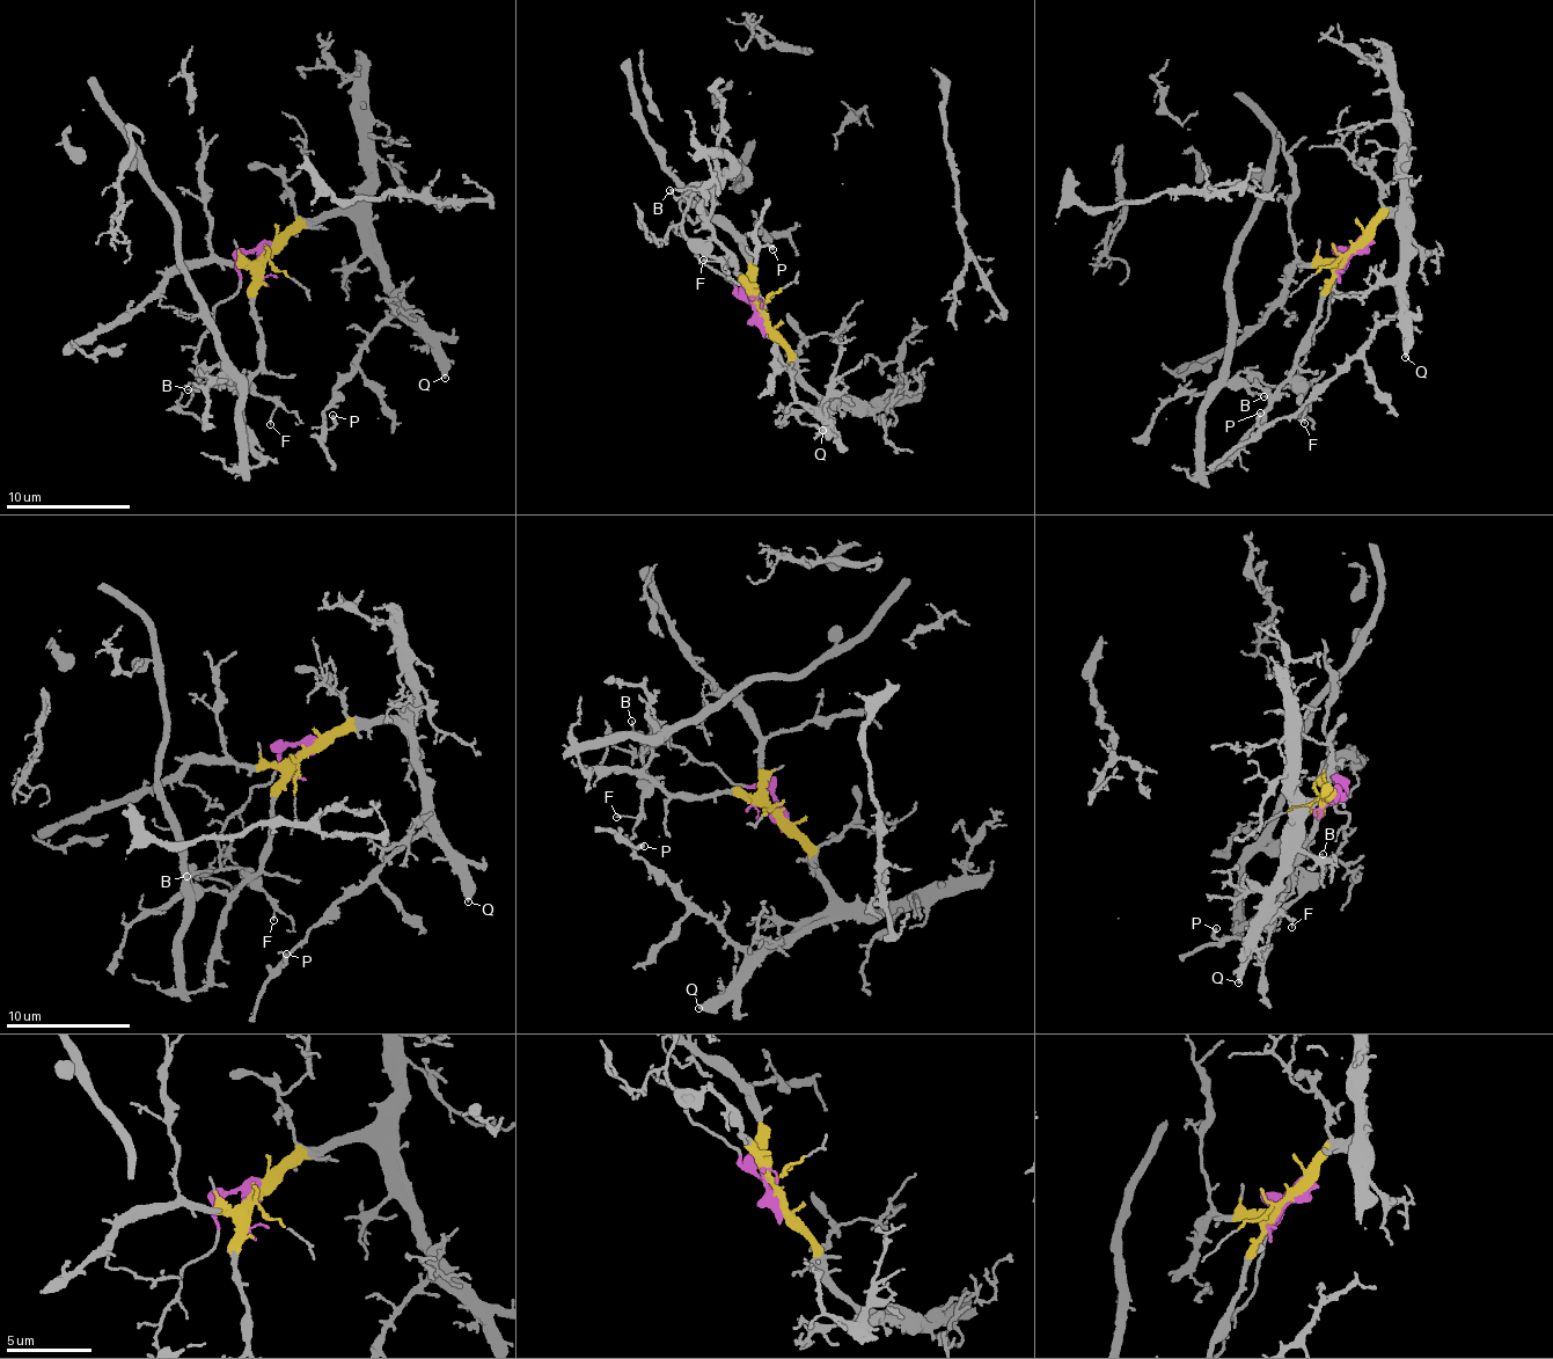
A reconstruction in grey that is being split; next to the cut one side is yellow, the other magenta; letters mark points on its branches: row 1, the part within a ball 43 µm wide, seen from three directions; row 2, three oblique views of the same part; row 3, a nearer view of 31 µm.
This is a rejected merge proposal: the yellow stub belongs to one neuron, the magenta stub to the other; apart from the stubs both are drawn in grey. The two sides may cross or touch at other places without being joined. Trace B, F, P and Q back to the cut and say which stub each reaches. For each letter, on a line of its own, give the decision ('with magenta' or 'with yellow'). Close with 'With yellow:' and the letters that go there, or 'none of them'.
B: with magenta
F: with magenta
P: with yellow
Q: with yellow
With yellow: P, Q

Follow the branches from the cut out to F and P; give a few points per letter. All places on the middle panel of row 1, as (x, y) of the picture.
F: (761, 318), (730, 282), (698, 262), (689, 242), (675, 232), (680, 224), (718, 261), (703, 260)
P: (760, 318), (790, 356), (795, 374), (826, 408), (797, 397), (749, 280), (760, 247), (773, 248)

